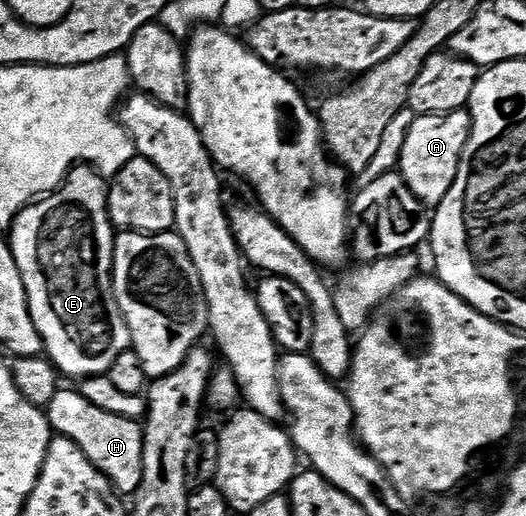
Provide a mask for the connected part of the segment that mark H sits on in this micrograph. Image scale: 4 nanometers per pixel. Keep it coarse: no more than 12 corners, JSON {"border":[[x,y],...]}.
{"border":[[80,389],[47,407],[122,496],[143,480],[140,421],[95,408]]}

